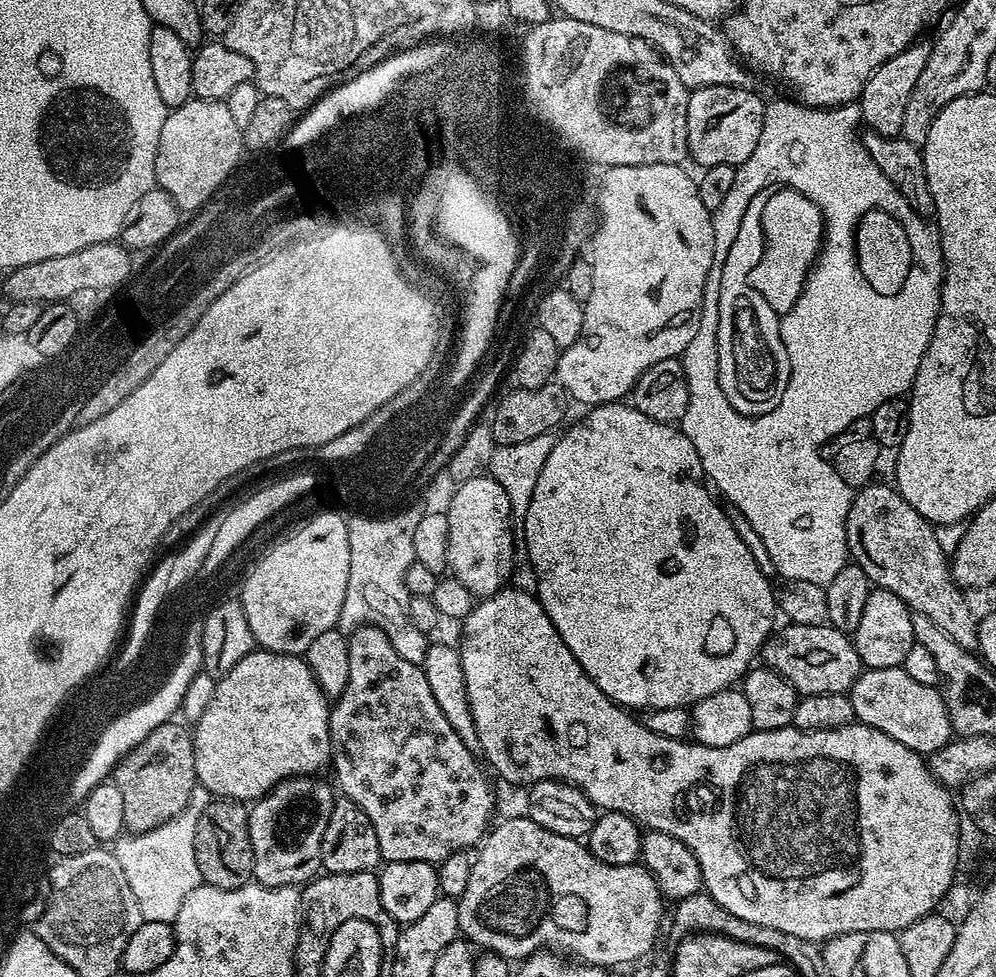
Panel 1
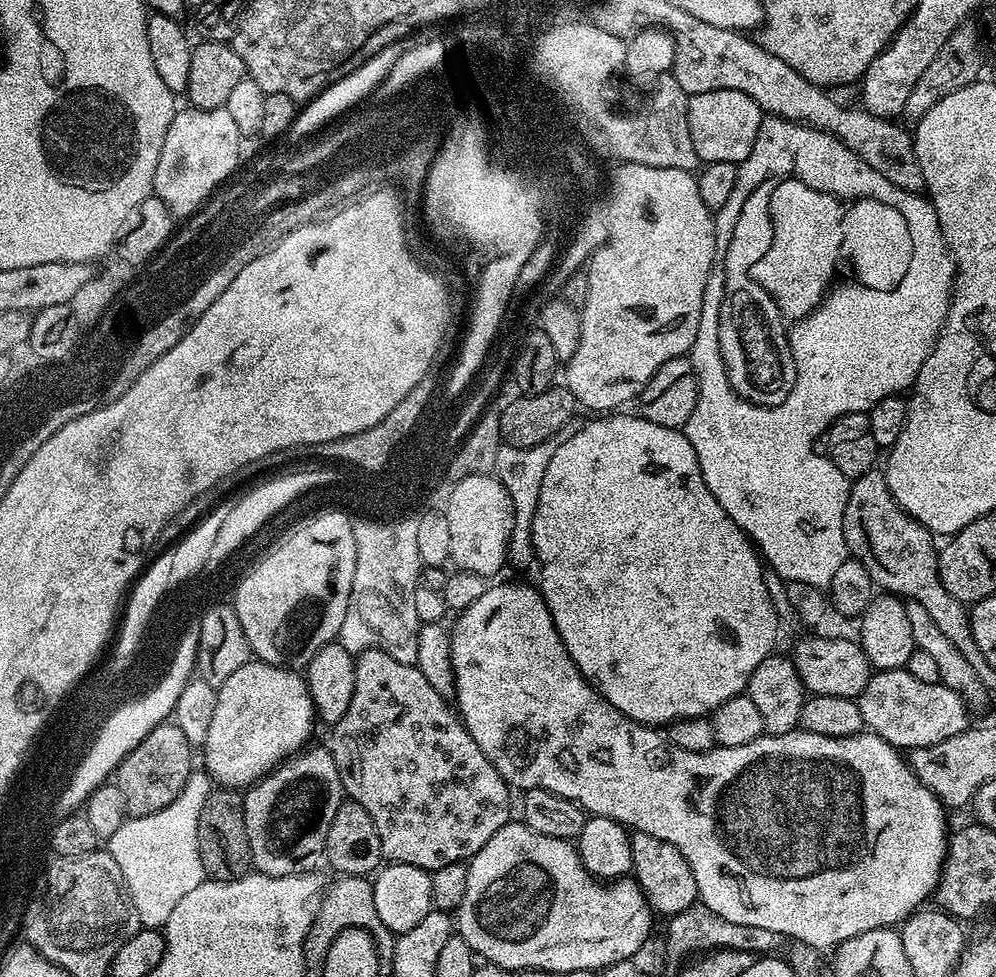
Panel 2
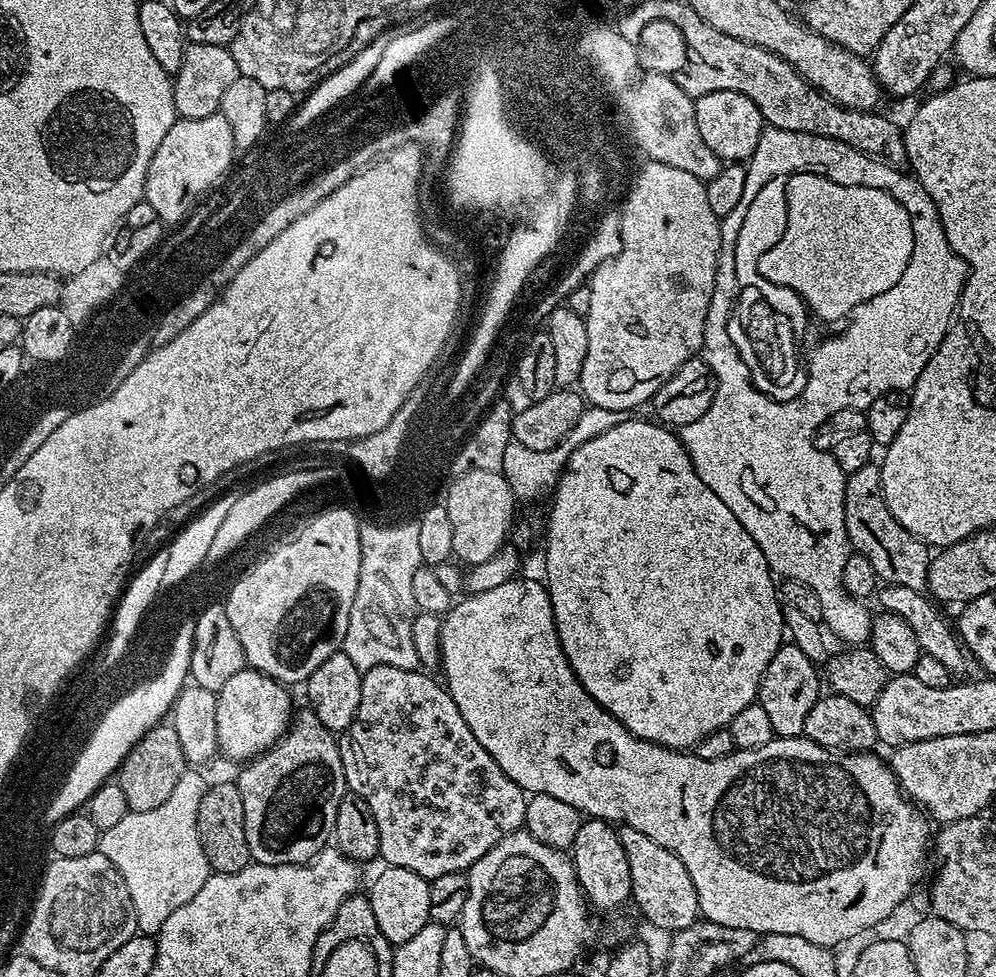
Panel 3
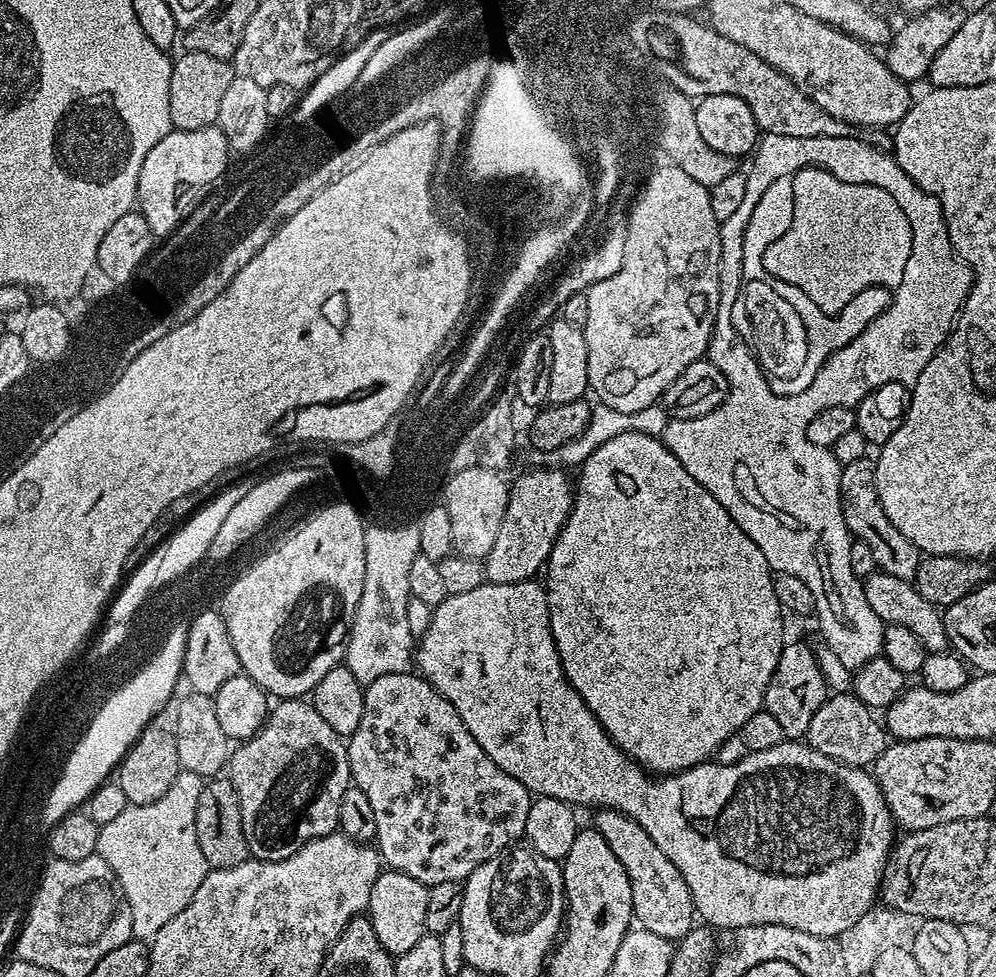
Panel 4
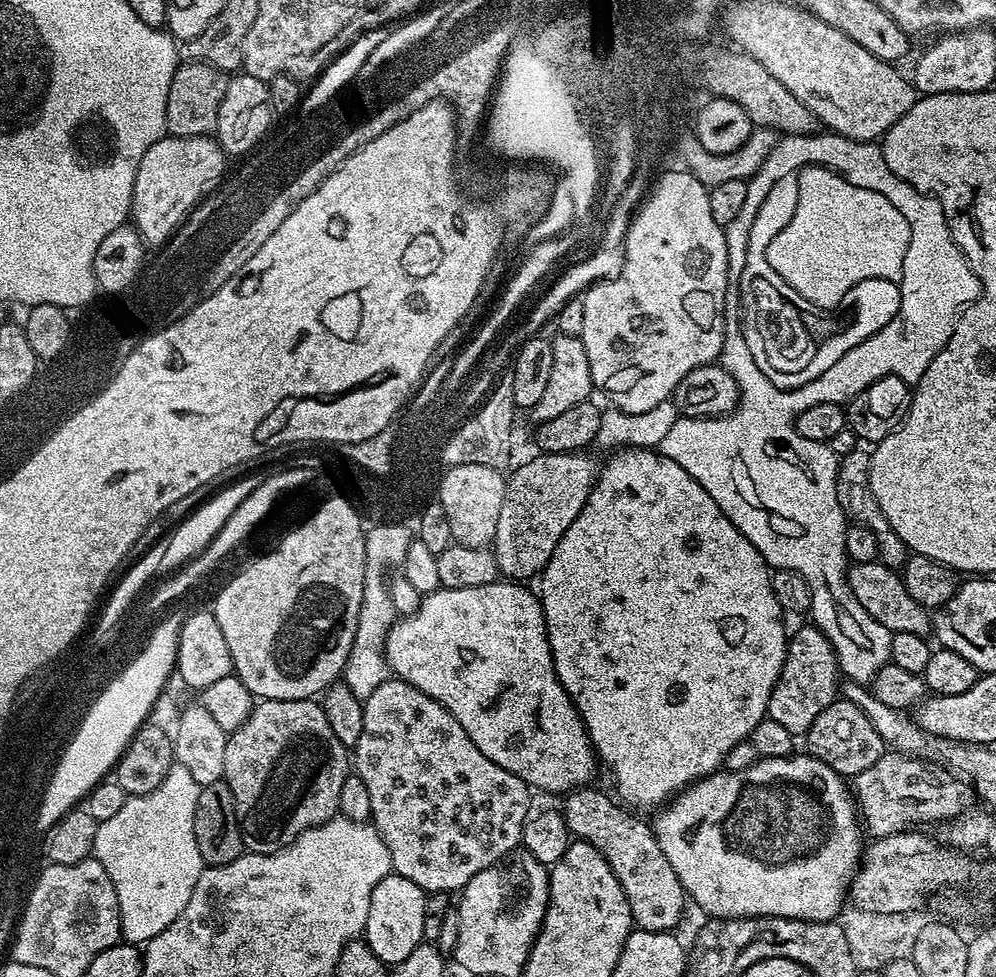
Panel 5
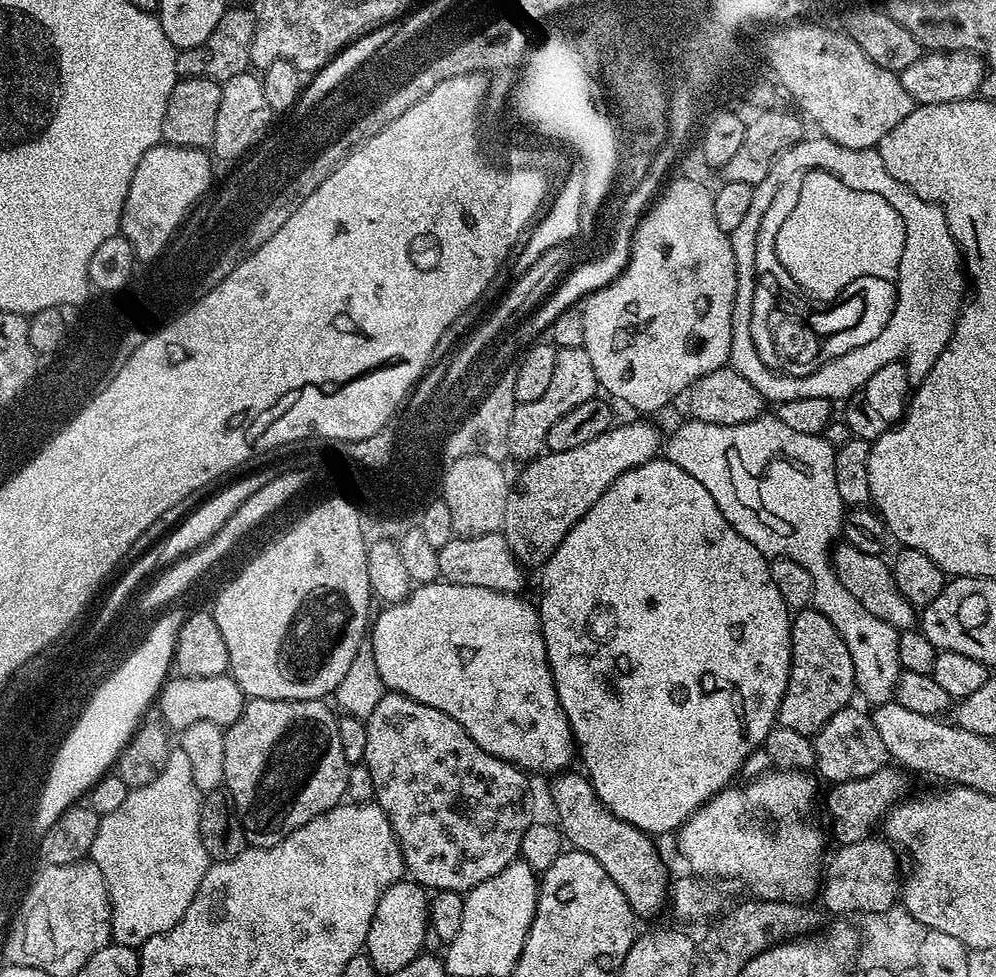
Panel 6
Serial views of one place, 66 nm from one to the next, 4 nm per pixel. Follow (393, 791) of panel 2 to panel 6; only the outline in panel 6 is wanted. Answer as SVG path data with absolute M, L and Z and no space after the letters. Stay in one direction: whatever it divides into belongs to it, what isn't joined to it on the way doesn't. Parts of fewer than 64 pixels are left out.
M385 691L378 706L374 706L374 714L368 716L364 729L366 730L366 754L362 762L370 770L370 782L374 782L374 802L384 811L394 830L400 853L404 859L405 873L421 888L436 892L466 894L471 888L478 886L478 882L486 882L486 878L494 878L498 870L502 870L510 861L520 856L520 843L530 825L529 777L521 769L482 750L482 746L478 746L478 742L474 742L474 738L466 734L464 727L454 718L450 718L450 714L442 710L434 710L434 706L426 706L414 698L403 696L400 692Z

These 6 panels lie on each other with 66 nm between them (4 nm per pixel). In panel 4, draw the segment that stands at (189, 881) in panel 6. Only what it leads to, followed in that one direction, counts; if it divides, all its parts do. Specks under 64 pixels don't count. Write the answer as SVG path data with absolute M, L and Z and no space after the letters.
M181 770L178 778L174 778L174 786L158 798L158 802L149 804L129 804L118 818L100 825L96 855L108 863L110 870L118 878L122 890L126 894L126 902L130 902L132 915L132 935L135 939L151 941L174 918L174 914L182 914L194 898L194 890L202 886L204 875L209 872L206 858L202 858L202 850L198 850L198 838L194 830L194 810L198 810L198 794L202 794L205 781L198 774L190 774Z

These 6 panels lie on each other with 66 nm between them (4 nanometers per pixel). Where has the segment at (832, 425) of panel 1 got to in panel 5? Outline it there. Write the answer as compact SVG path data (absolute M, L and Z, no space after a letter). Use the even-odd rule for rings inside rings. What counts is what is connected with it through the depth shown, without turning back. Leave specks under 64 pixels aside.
M813 134L810 136L789 136L777 139L776 145L770 150L770 154L766 158L766 162L762 162L762 166L754 173L752 179L748 181L748 189L746 190L746 202L742 206L738 218L734 218L734 222L730 222L725 231L726 246L728 247L728 289L726 290L726 298L724 299L724 341L722 342L722 350L720 351L719 363L734 378L734 382L738 382L738 390L740 391L740 403L737 404L733 412L727 416L680 416L674 422L674 426L670 426L670 431L666 433L666 438L662 438L662 442L658 446L661 456L670 458L674 462L678 462L678 466L682 466L682 470L686 470L686 474L690 474L690 478L694 478L698 482L698 486L702 486L702 490L706 490L706 494L710 494L710 498L714 498L714 502L718 502L718 506L722 510L722 514L726 514L726 518L730 518L730 522L734 522L734 526L746 538L750 538L752 545L758 550L758 554L762 554L762 558L767 562L769 569L779 570L782 572L796 572L802 578L806 578L806 582L812 591L812 610L810 613L811 623L815 627L820 628L826 638L834 646L836 651L836 660L840 663L841 673L849 681L865 686L871 685L872 681L880 675L880 671L890 663L892 654L890 650L890 642L892 634L890 630L886 630L886 626L882 626L880 620L870 618L870 614L866 614L866 610L862 610L862 602L858 602L858 598L854 598L854 594L848 585L848 570L850 561L847 554L846 538L850 524L846 519L844 507L838 502L838 494L836 493L836 465L838 457L827 443L818 441L807 441L806 438L800 437L796 432L796 418L804 410L809 410L810 406L817 406L818 403L836 403L847 405L849 400L853 400L858 394L862 394L862 390L866 390L866 386L870 386L874 382L878 382L878 378L883 376L901 376L909 386L914 386L922 378L922 374L926 374L926 366L930 366L930 362L934 362L934 358L946 346L946 342L950 338L950 334L954 330L956 321L960 319L961 312L980 296L980 279L976 277L975 270L968 264L967 258L962 254L962 250L954 242L954 238L948 229L948 223L944 217L942 206L932 196L925 196L923 192L919 192L914 186L910 186L902 178L898 178L898 174L894 174L894 170L890 170L890 166L886 166L884 161L884 153L875 143L867 140L851 140L845 136L835 134ZM808 160L816 160L816 164L828 164L828 168L836 168L836 172L844 172L844 176L848 176L848 182L851 184L864 184L864 188L876 188L876 192L884 192L884 196L888 196L888 200L892 200L892 204L896 204L896 208L900 208L900 212L908 214L908 220L912 224L912 232L916 232L916 236L912 236L912 252L908 252L908 268L904 268L904 308L900 308L900 316L896 316L896 324L892 324L892 328L884 328L884 332L880 332L880 336L876 336L876 340L868 340L868 344L864 344L864 348L856 348L856 352L852 352L852 356L840 356L840 364L836 364L836 368L832 368L832 372L828 372L828 376L820 376L820 380L816 380L816 384L808 384L808 388L804 388L804 392L776 392L776 388L768 388L768 380L764 380L764 376L760 376L760 372L756 372L756 364L752 364L752 356L748 356L748 348L744 348L744 340L740 340L740 332L736 332L736 268L740 268L740 264L744 264L744 240L748 240L748 224L752 224L752 216L756 216L756 208L760 208L760 200L764 200L764 192L770 192L772 180L776 180L776 176L784 176L784 172L792 172L792 168L796 168L796 164L808 164Z

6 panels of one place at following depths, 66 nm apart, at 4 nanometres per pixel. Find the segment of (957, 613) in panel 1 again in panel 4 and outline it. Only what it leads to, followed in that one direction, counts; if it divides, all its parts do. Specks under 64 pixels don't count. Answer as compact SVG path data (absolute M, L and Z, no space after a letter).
M867 455L858 458L858 462L841 467L840 501L848 531L857 541L870 546L877 569L894 578L915 581L922 553L916 549L914 542L910 542L910 538L906 538L906 534L902 534L902 530L898 530L898 526L894 526L894 522L890 522L890 518L886 518L886 510L882 510L882 502L878 502L876 466Z

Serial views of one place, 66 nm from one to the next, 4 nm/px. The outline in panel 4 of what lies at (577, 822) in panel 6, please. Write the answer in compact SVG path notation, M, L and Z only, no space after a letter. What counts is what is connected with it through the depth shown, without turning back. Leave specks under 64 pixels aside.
M611 808L599 809L592 821L593 828L602 834L610 850L626 869L630 878L631 906L635 923L652 934L676 942L694 926L696 918L693 895L678 868L659 850L654 840L638 822Z

